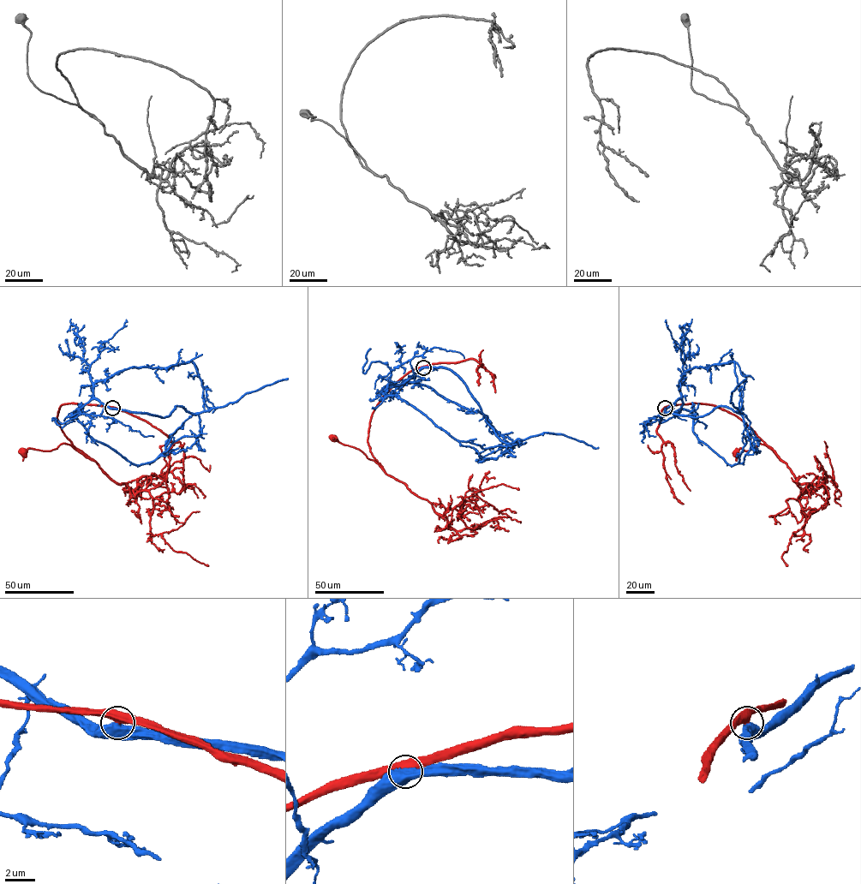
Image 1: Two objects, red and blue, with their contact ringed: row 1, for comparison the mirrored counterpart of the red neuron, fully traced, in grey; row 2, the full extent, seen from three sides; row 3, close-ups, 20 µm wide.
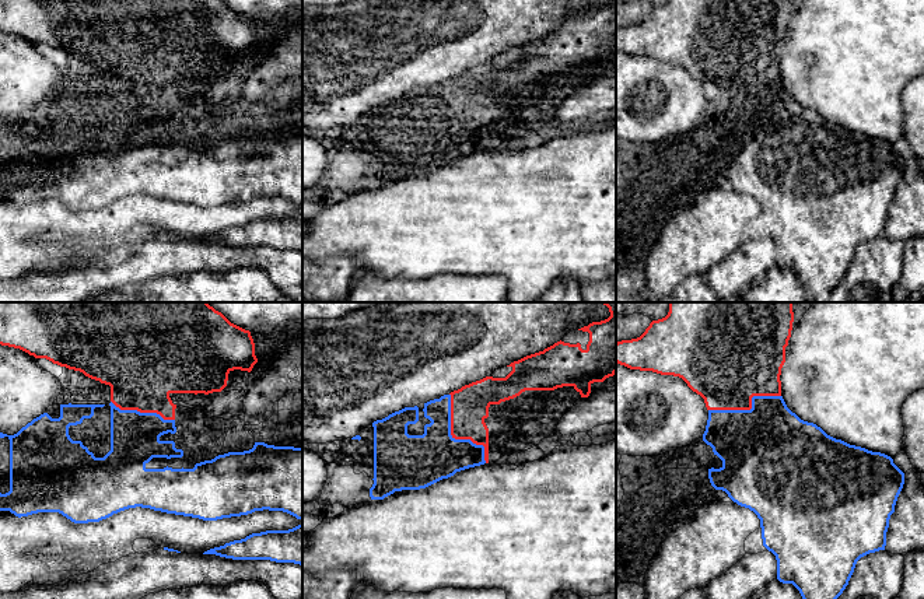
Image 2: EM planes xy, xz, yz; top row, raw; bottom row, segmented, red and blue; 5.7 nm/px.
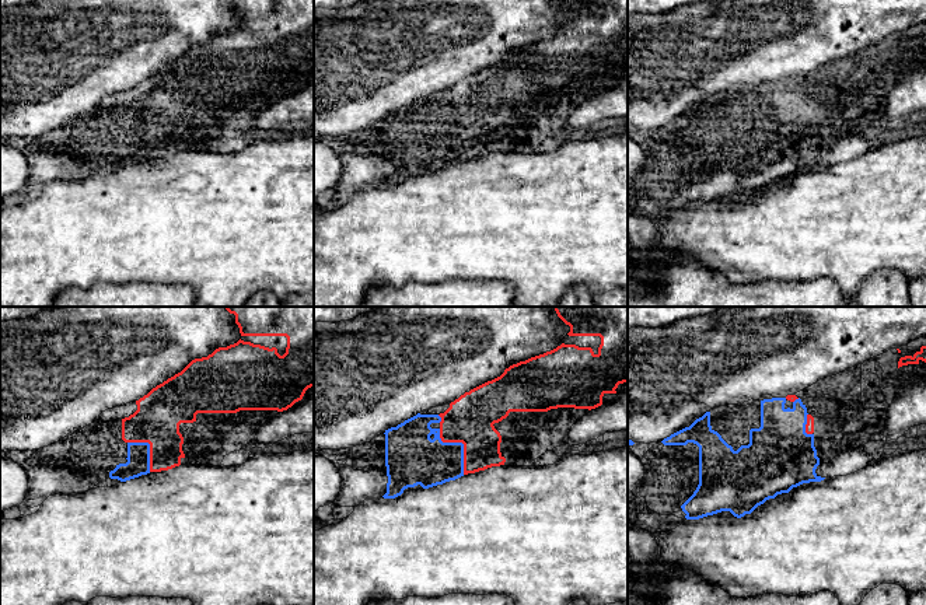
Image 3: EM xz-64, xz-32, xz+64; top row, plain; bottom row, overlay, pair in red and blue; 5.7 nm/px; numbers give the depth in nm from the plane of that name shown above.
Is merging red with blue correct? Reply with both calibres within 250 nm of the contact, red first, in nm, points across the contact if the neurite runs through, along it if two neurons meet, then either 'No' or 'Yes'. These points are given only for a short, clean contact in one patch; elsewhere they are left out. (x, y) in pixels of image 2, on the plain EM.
Thickness 220 nm (red) against 300 nm. No

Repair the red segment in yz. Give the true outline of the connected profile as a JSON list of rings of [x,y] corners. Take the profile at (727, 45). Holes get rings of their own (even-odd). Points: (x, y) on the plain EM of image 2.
[[[668,0],[662,6],[652,7],[640,24],[617,28],[616,49],[630,56],[652,57],[682,64],[693,78],[704,85],[707,97],[750,97],[753,83],[781,83],[780,62],[785,49],[785,34],[791,24],[792,8],[794,0]]]

